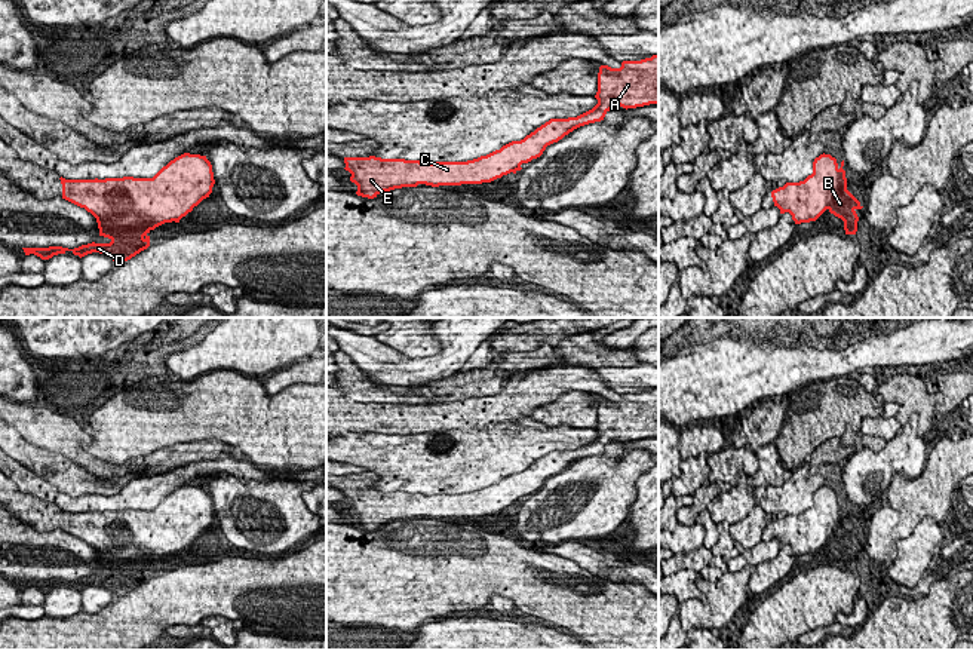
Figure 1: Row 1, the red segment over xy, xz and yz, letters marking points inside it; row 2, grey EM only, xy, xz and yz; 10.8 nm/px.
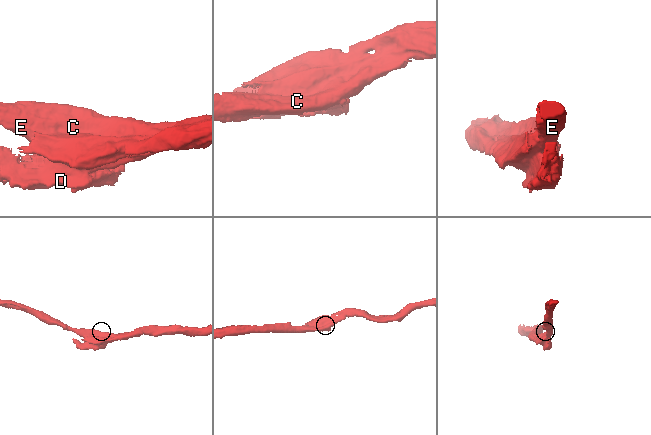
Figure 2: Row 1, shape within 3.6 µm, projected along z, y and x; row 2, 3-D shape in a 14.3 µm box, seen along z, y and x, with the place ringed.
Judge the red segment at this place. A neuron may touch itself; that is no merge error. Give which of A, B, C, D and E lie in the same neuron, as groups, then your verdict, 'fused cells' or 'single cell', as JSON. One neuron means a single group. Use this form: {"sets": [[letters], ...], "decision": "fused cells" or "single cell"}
{"sets": [["A", "B", "C", "D", "E"]], "decision": "single cell"}

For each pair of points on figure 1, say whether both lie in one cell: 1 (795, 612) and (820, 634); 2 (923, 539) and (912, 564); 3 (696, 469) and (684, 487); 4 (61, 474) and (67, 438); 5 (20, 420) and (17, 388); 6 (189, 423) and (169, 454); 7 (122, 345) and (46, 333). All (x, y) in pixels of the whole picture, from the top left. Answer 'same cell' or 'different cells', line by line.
1: different cells
2: same cell
3: same cell
4: different cells
5: different cells
6: different cells
7: same cell

